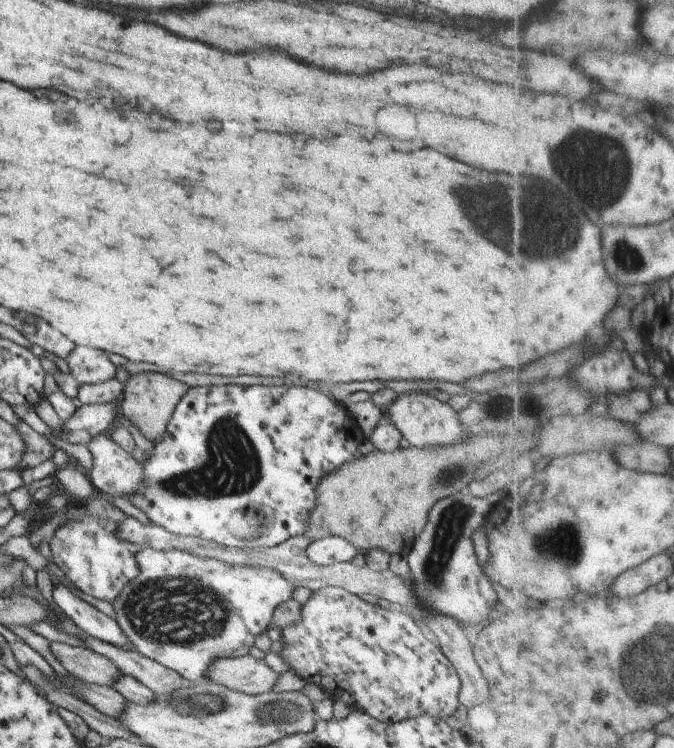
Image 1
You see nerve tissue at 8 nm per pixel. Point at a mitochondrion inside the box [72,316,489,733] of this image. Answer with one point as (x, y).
(203, 612)

